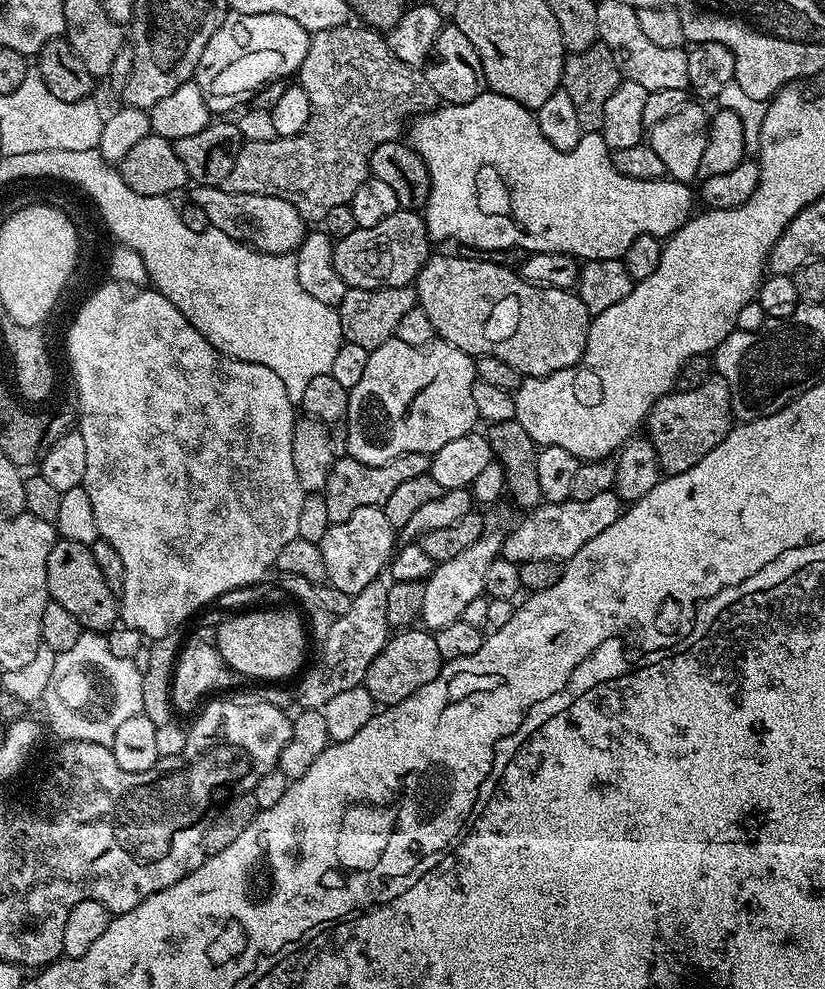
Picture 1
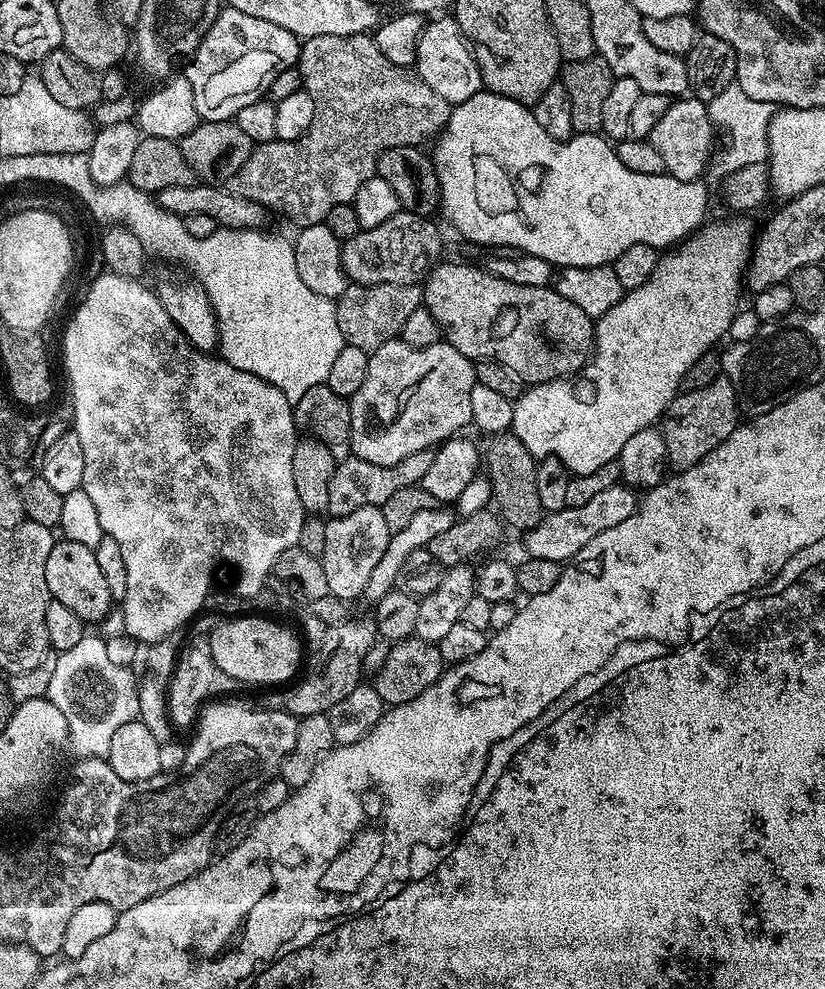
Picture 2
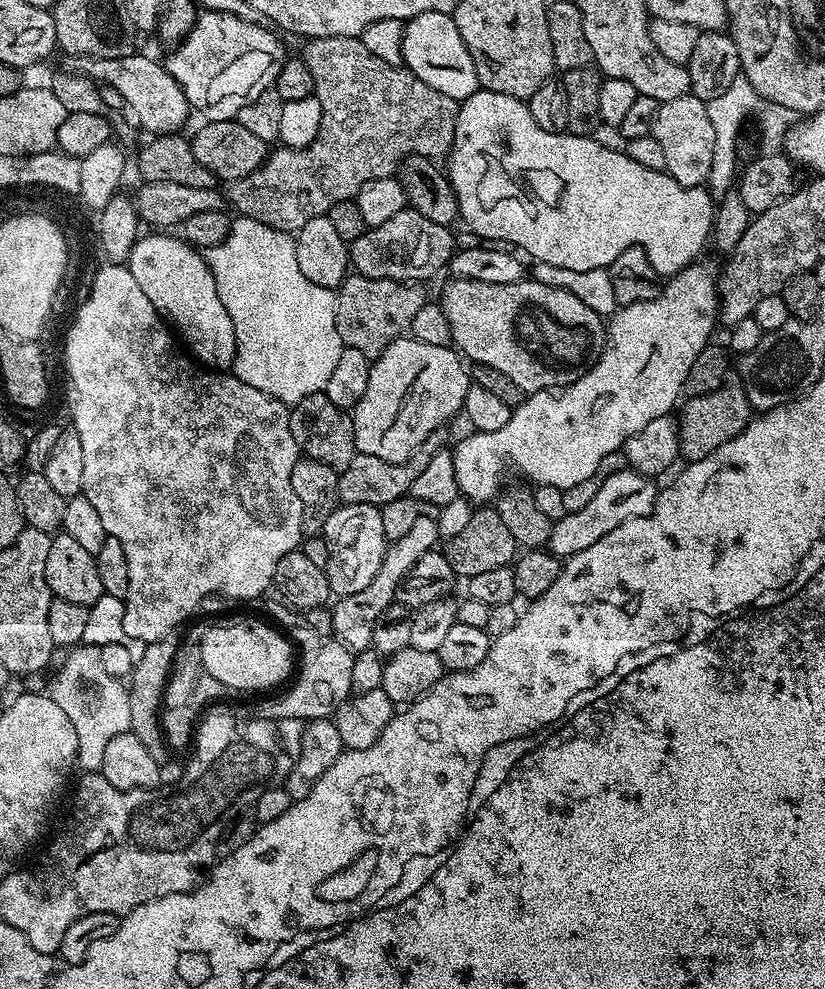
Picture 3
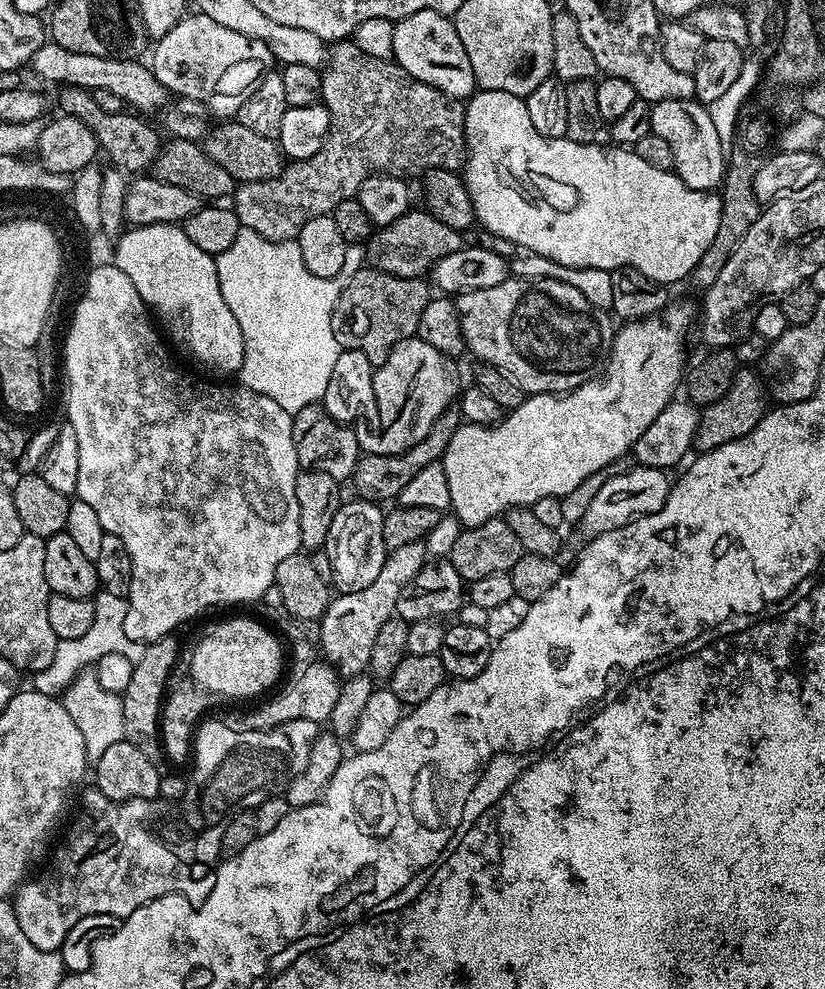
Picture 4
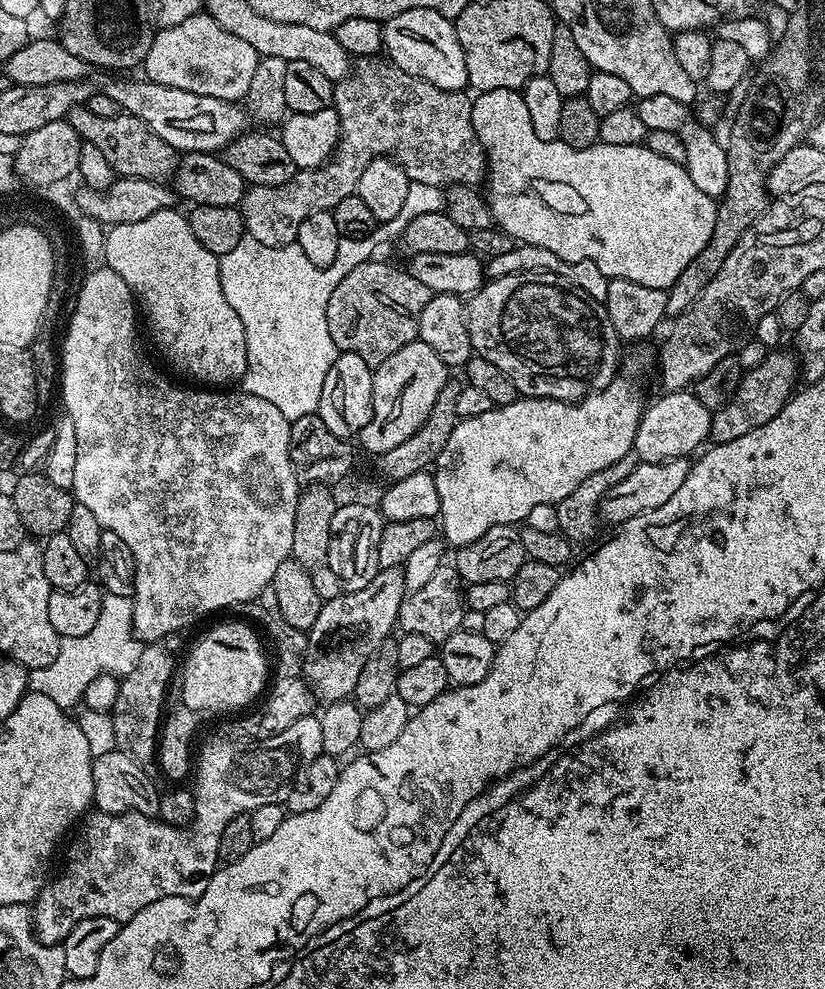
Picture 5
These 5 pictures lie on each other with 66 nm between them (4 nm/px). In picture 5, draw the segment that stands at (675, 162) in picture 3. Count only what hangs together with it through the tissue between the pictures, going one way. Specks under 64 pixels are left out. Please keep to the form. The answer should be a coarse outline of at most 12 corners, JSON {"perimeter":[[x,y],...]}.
{"perimeter":[[667,94],[639,97],[649,130],[684,142],[694,186],[719,198],[730,178],[728,149]]}

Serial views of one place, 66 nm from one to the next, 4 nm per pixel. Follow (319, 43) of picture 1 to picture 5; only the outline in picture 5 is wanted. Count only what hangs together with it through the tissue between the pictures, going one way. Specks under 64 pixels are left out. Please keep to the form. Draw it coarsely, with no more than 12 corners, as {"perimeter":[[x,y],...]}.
{"perimeter":[[384,58],[332,89],[334,157],[238,207],[262,246],[353,195],[387,156],[409,181],[485,179],[472,100]]}

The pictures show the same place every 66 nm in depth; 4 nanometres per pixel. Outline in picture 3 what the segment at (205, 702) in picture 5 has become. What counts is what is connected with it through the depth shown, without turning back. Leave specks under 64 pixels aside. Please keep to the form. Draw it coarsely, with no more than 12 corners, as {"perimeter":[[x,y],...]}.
{"perimeter":[[252,616],[210,625],[202,666],[233,693],[283,685],[291,642]]}

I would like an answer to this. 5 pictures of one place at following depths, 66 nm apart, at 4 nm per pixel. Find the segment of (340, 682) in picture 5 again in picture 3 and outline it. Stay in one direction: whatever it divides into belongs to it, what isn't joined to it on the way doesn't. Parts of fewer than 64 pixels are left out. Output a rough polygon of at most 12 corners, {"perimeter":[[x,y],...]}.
{"perimeter":[[427,516],[391,541],[378,574],[331,609],[335,639],[372,647],[402,578],[441,540]]}

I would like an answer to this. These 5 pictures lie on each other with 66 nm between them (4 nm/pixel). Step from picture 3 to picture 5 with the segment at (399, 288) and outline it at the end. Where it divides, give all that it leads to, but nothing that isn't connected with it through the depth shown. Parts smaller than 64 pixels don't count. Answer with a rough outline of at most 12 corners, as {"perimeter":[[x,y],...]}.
{"perimeter":[[373,258],[330,294],[340,352],[373,366],[418,337],[433,292]]}

